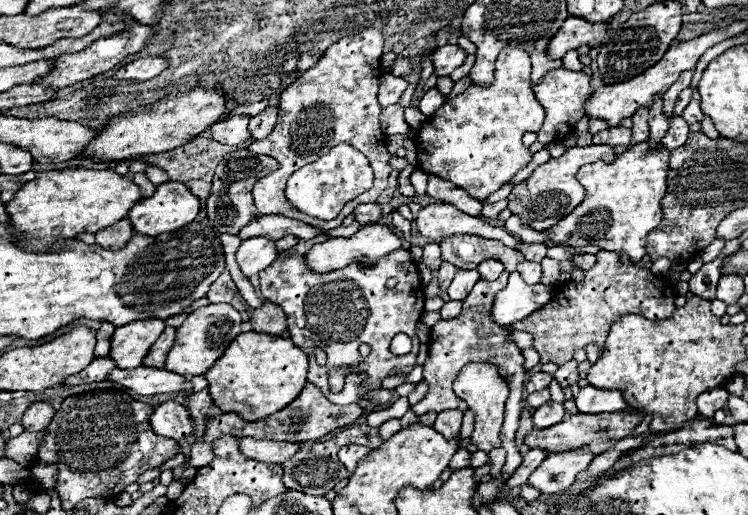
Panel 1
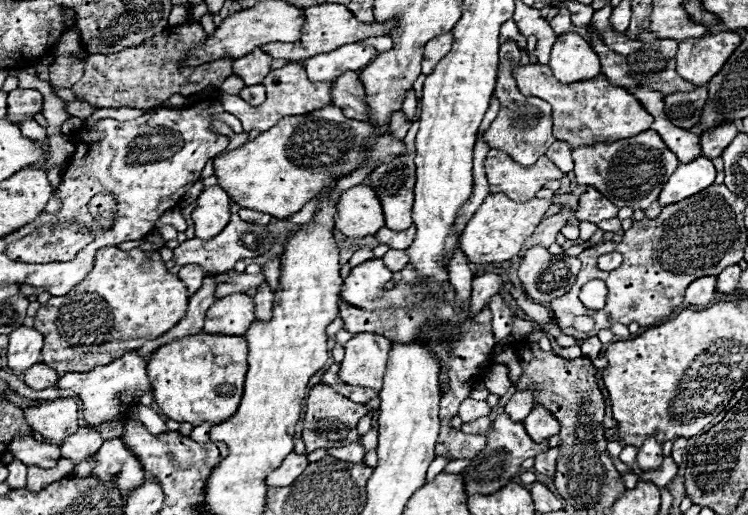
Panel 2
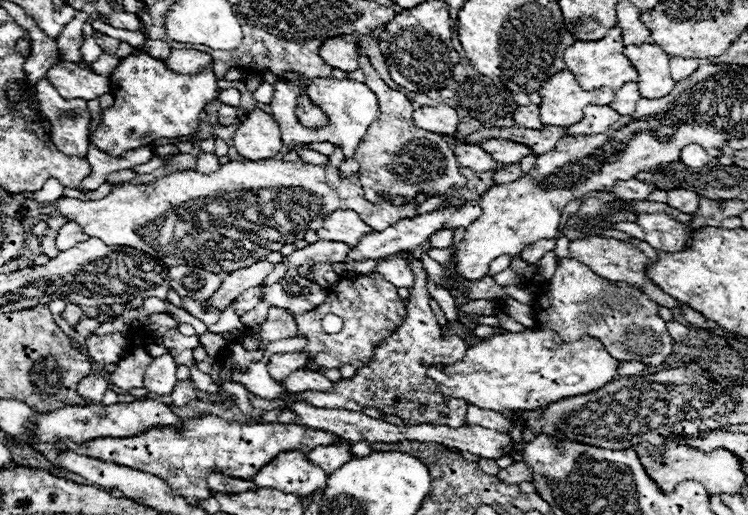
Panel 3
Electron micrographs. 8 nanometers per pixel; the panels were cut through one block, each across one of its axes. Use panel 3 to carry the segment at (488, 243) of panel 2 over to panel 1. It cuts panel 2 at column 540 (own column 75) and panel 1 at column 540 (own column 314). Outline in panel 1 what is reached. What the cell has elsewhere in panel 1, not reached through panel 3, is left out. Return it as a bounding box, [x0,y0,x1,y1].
[508,144,616,230]

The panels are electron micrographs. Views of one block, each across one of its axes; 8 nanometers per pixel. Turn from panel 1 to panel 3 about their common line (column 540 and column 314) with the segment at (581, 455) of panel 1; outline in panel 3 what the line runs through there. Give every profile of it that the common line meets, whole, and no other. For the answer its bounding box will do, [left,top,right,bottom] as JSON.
[254,452,326,498]

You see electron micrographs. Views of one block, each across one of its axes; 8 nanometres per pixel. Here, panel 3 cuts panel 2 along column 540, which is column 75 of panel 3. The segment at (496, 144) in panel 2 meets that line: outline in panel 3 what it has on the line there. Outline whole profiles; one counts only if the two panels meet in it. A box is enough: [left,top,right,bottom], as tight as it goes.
[36,78,90,158]

